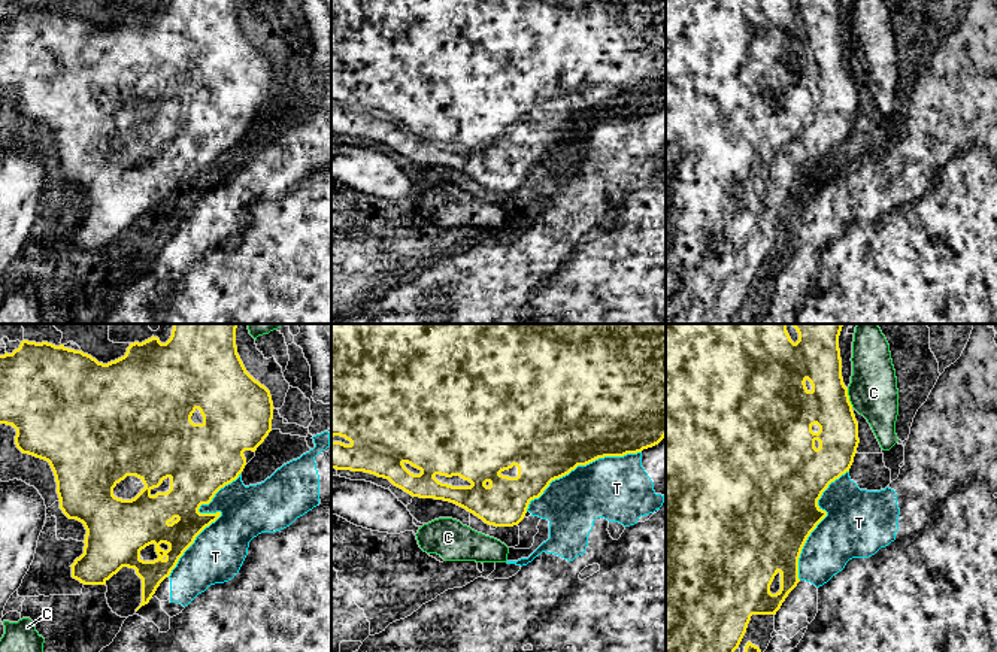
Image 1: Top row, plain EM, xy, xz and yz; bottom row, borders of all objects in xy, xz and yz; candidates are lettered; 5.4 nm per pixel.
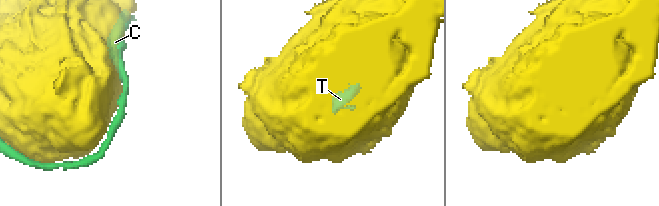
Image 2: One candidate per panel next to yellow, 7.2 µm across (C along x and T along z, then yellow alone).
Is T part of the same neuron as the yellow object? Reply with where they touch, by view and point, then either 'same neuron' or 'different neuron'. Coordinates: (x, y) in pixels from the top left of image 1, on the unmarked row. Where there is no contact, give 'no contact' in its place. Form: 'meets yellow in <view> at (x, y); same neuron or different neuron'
meets yellow in xy at (218, 178); different neuron

